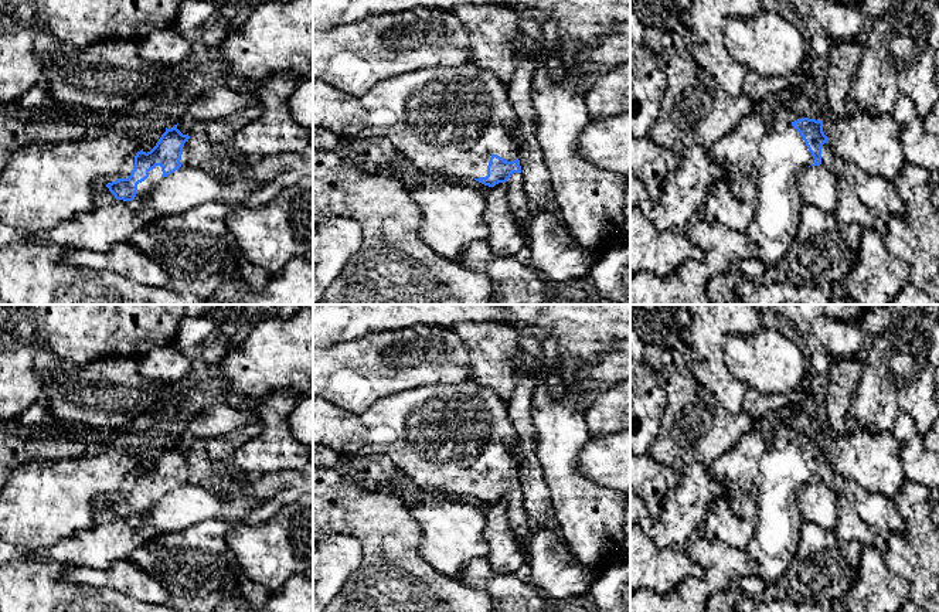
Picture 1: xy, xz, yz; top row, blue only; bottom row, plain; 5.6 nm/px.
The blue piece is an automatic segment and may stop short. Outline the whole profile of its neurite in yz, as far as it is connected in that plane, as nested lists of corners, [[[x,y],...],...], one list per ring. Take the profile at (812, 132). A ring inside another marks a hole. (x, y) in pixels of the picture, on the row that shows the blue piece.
[[[783,95],[766,96],[758,101],[731,132],[708,146],[707,153],[719,167],[719,180],[724,186],[753,205],[753,218],[745,235],[756,245],[758,258],[766,268],[785,261],[799,232],[803,200],[795,180],[809,166],[823,164],[837,180],[843,180],[865,207],[884,218],[902,217],[906,212],[906,205],[892,180],[865,173],[838,156],[823,132],[823,120],[799,115],[792,108],[789,95],[786,98]]]

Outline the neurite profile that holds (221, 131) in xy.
[[[261,105],[245,108],[237,113],[204,123],[205,133],[212,143],[231,146],[235,132],[252,119],[261,109]]]

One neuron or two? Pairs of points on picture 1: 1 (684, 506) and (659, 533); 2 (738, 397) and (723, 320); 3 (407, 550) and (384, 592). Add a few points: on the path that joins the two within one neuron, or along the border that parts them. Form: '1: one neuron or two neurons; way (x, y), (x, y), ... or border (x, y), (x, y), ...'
1: one neuron; way (679, 513), (666, 526)
2: one neuron; way (720, 378), (714, 373), (714, 339)
3: one neuron; way (405, 560), (405, 571), (394, 582)

